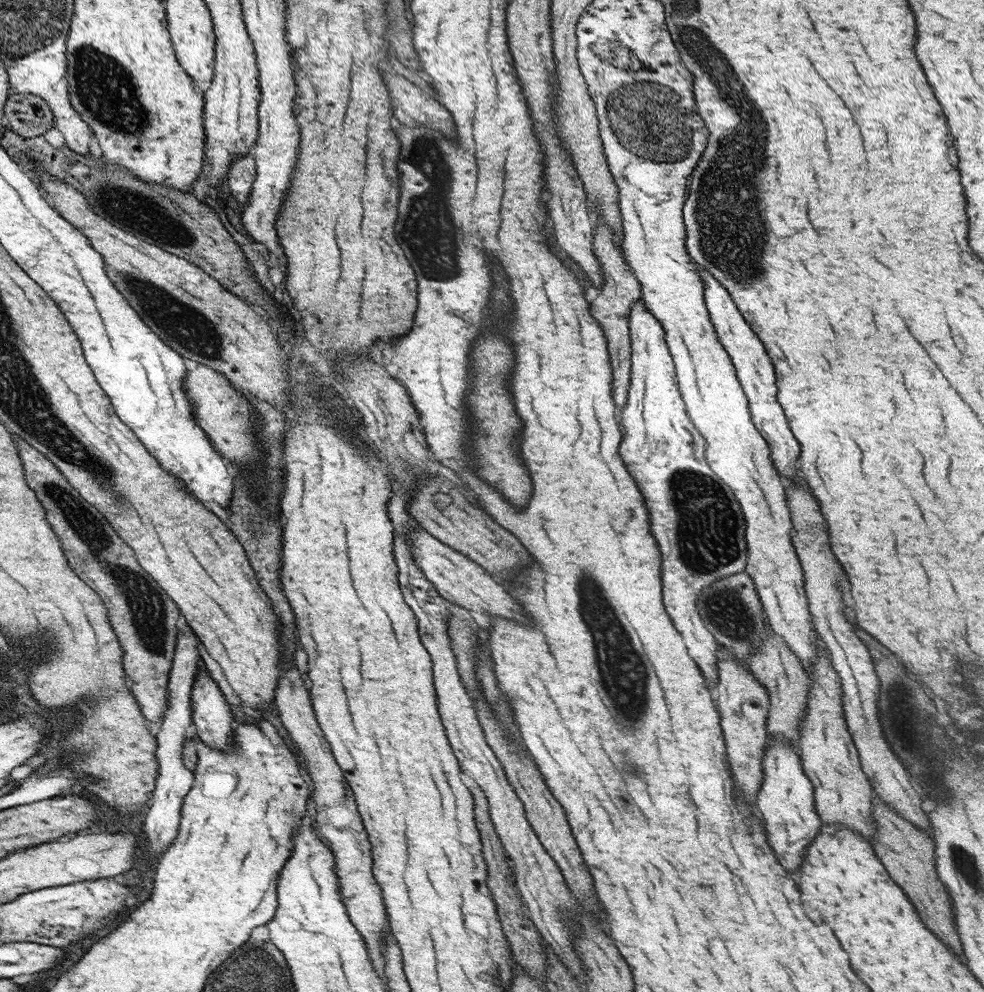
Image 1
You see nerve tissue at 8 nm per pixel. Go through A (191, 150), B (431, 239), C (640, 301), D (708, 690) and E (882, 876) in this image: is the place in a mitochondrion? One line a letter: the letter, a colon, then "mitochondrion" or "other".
A: other
B: mitochondrion
C: other
D: other
E: other

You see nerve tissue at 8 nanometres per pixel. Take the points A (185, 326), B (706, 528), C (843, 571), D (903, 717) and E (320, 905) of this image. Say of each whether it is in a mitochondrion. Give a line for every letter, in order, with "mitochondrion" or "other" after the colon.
A: mitochondrion
B: mitochondrion
C: other
D: mitochondrion
E: other

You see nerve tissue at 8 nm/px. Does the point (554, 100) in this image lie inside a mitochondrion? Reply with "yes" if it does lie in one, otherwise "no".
no

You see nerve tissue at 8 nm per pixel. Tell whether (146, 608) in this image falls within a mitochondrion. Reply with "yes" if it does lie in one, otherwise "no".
yes

